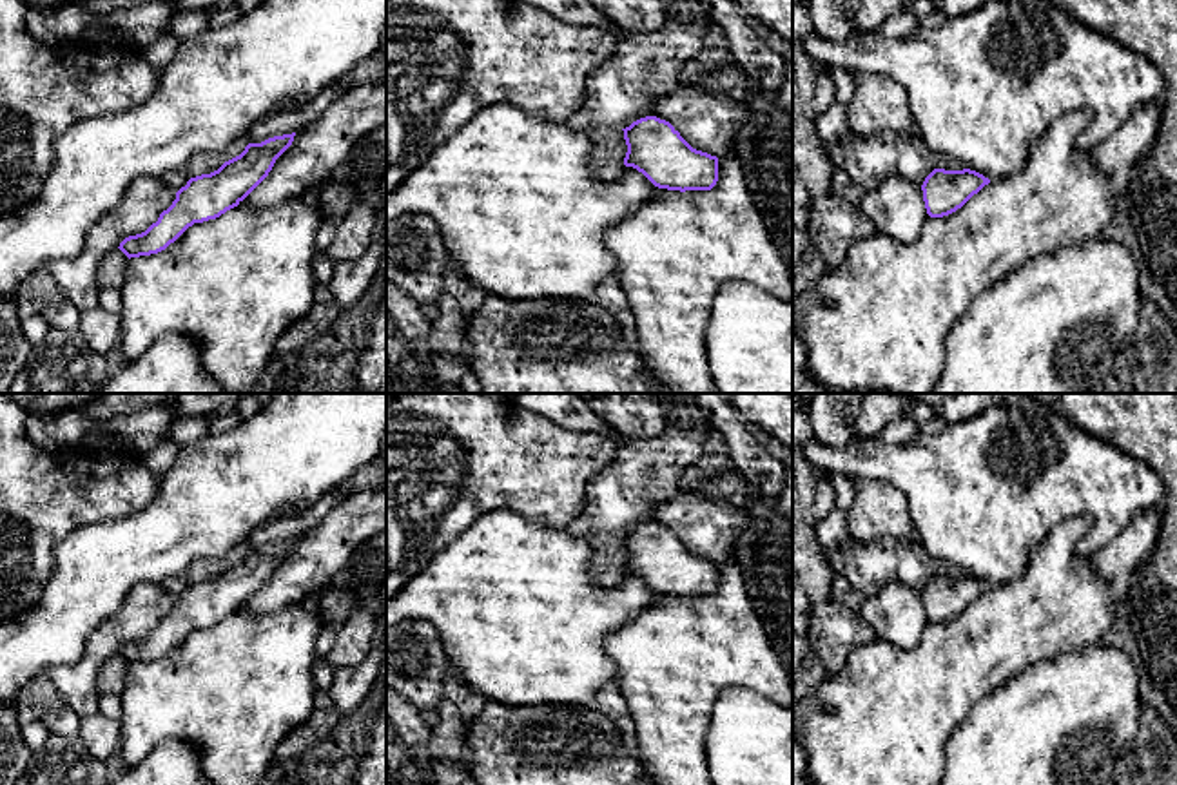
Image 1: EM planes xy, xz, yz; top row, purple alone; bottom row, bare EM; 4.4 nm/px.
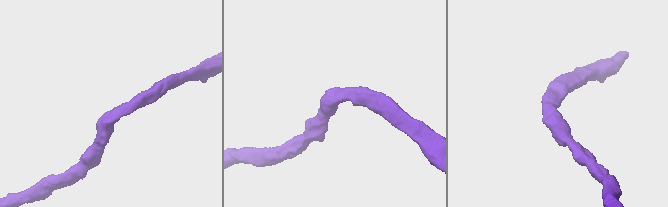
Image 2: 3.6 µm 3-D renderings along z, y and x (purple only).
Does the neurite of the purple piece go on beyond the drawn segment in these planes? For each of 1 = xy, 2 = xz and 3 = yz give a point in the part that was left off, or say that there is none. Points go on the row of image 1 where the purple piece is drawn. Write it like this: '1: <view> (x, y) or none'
1: none
2: none
3: none

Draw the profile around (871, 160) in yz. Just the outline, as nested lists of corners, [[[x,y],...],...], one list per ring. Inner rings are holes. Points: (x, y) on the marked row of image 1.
[[[881,131],[872,136],[838,136],[829,149],[836,169],[843,169],[851,179],[865,190],[874,190],[890,178],[901,178],[921,187],[934,169],[968,169],[954,156],[934,154],[921,138]]]

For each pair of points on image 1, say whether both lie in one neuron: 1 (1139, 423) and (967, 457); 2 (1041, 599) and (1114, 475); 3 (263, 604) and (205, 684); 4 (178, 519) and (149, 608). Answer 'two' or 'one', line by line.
1: two
2: two
3: two
4: two

